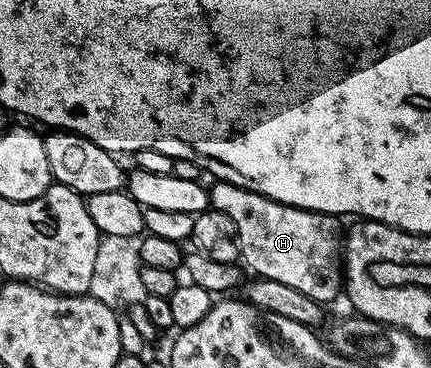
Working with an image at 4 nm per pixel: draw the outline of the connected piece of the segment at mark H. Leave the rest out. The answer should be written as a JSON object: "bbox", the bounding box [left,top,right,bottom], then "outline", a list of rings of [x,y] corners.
{"bbox":[210,184,345,305],"outline":[[[212,184],[210,206],[237,225],[239,254],[248,272],[255,271],[251,273],[260,279],[281,281],[281,285],[289,285],[324,305],[341,295],[345,287],[345,227],[339,224],[340,216],[278,203],[241,185]]]}

